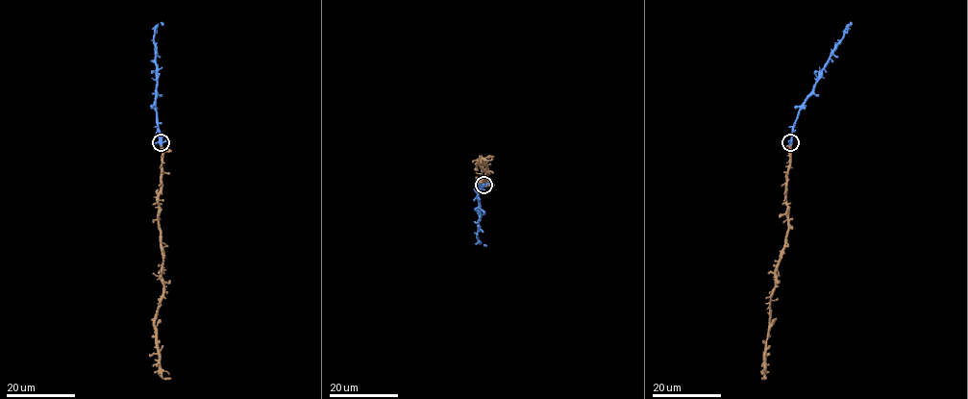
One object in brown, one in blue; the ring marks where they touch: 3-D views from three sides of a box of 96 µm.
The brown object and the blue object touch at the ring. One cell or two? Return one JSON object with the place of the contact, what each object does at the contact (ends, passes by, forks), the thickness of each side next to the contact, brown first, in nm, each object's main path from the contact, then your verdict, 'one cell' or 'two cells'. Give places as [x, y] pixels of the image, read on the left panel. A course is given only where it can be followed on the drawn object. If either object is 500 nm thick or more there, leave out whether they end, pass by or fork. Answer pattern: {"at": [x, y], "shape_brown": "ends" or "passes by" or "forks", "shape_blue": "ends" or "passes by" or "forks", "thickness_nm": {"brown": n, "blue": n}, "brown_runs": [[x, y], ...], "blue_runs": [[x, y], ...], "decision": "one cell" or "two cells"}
{"at": [161, 142], "shape_brown": "passes by", "shape_blue": "forks", "thickness_nm": {"brown": 460, "blue": 420}, "brown_runs": [[161, 142], [159, 229], [163, 292], [154, 332], [159, 373], [163, 378], [170, 377]], "blue_runs": [[161, 142], [155, 106], [154, 29], [161, 22], [163, 25]], "decision": "one cell"}

